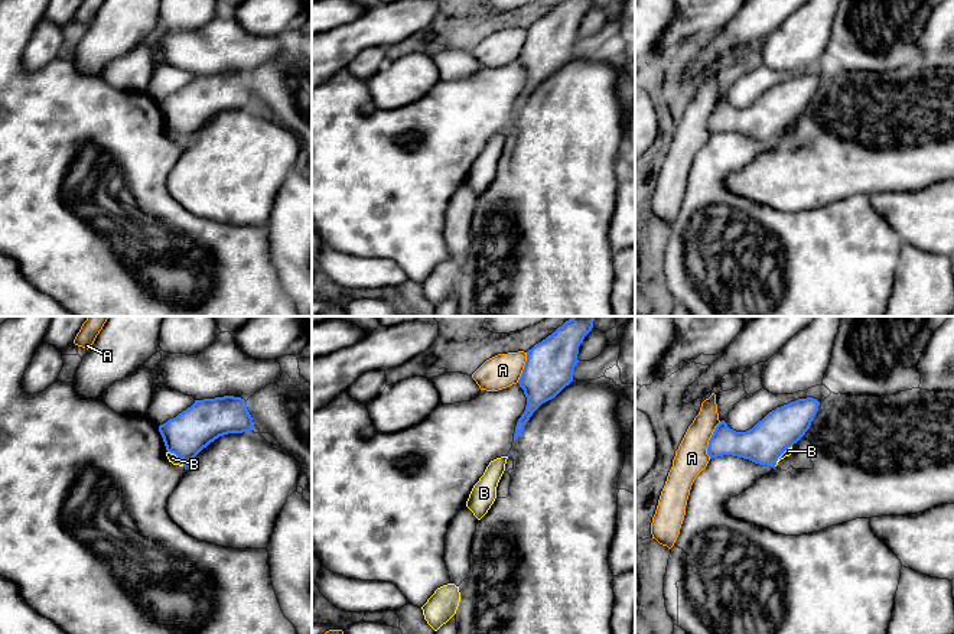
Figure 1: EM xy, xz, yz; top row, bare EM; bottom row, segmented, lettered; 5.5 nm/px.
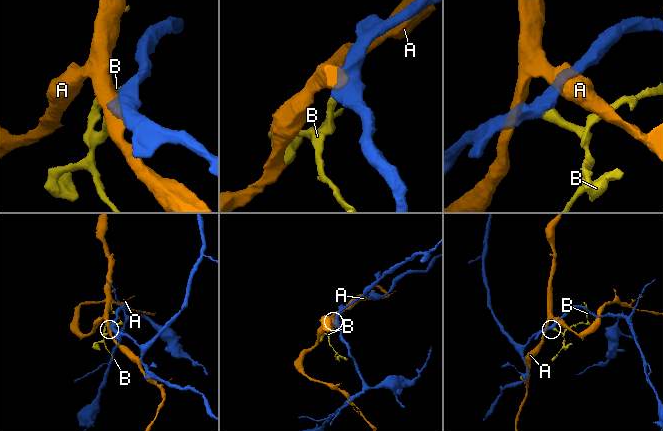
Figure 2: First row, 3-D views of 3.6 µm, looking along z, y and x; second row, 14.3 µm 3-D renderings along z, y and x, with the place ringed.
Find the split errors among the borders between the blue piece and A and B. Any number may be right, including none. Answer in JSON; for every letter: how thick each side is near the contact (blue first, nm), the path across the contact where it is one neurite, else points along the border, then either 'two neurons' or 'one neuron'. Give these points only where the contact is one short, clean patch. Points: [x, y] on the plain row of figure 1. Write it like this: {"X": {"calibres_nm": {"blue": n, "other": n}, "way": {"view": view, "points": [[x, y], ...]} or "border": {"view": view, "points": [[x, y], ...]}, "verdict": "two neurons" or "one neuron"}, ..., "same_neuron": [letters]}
{"A": {"calibres_nm": {"blue": 170, "other": 180}, "verdict": "two neurons"}, "B": {"calibres_nm": {"blue": 240, "other": 50}, "border": {"view": "xy", "points": [[168, 127], [184, 142]]}, "verdict": "two neurons"}, "same_neuron": []}

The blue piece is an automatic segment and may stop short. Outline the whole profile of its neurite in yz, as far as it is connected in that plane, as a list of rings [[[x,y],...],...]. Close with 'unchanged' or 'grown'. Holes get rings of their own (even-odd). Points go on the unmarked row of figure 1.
[[[798,75],[769,88],[746,108],[736,108],[722,97],[709,117],[707,131],[710,136],[732,131],[775,144],[778,134],[810,105],[818,82],[817,75]]] | unchanged

